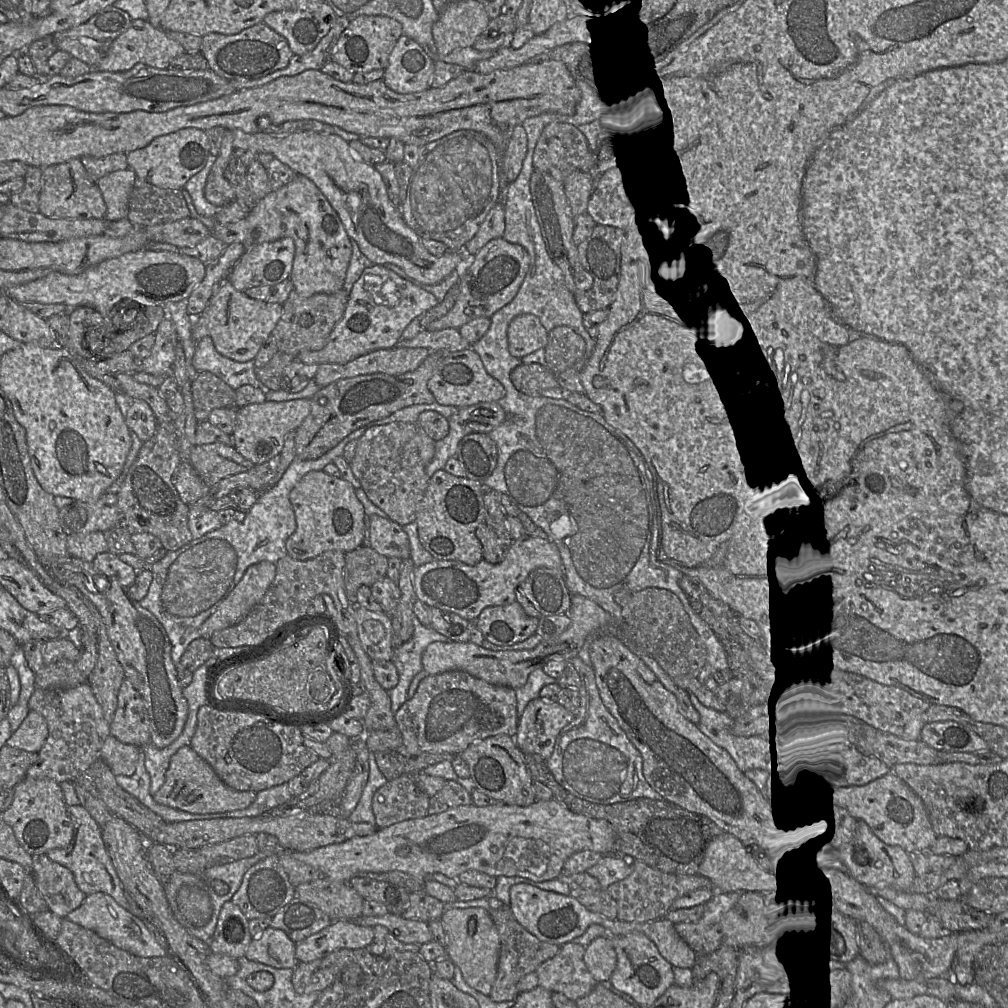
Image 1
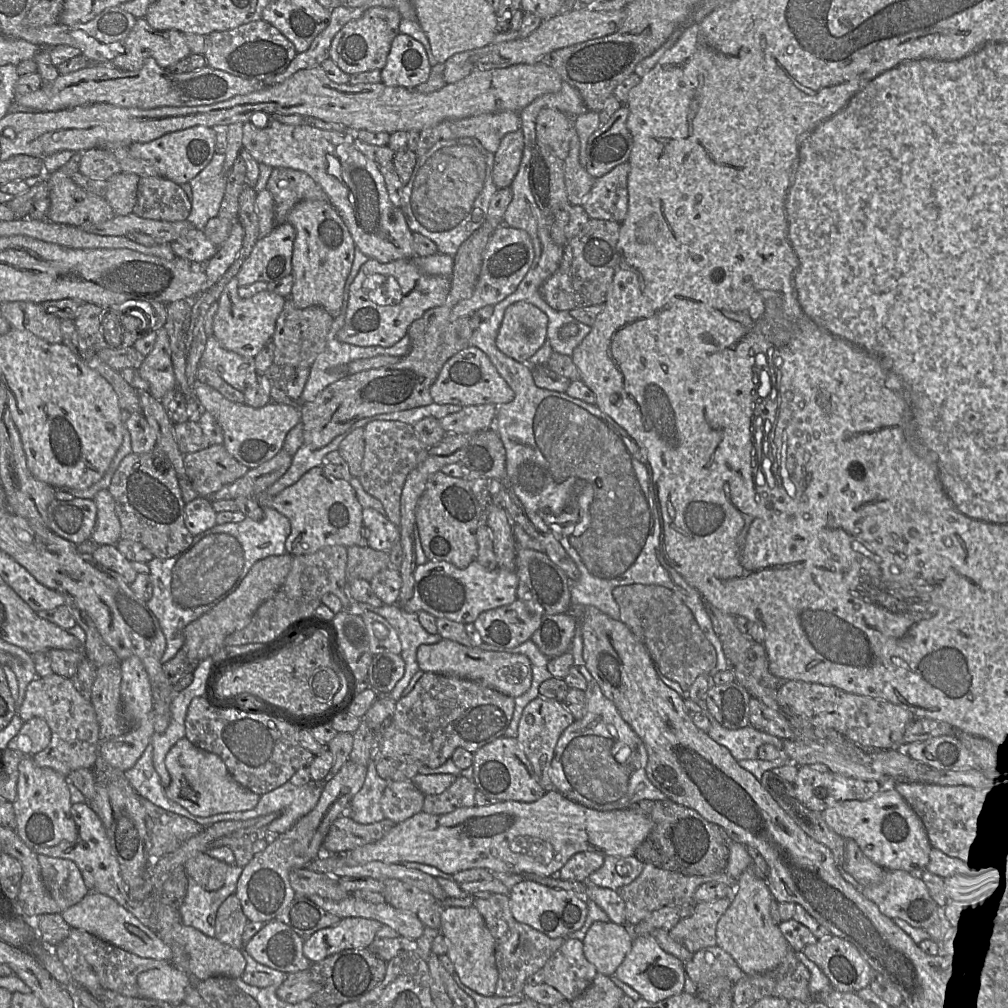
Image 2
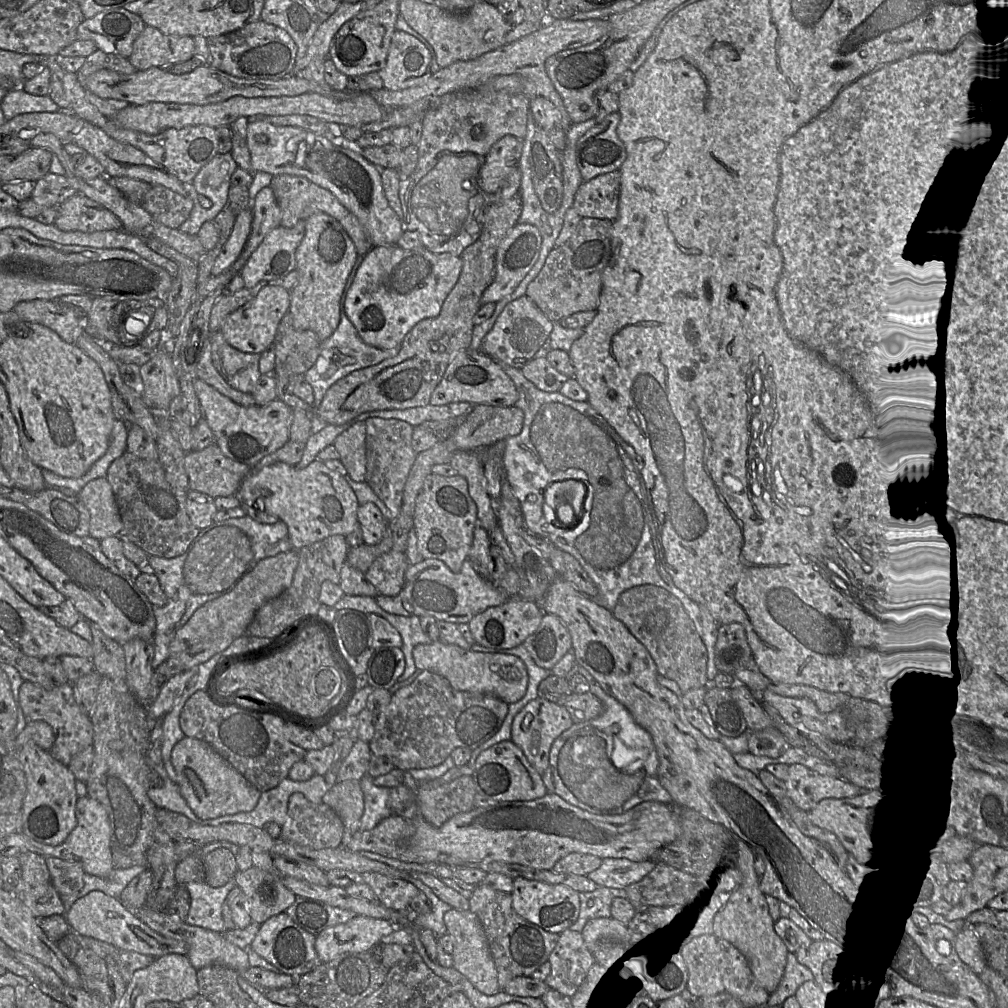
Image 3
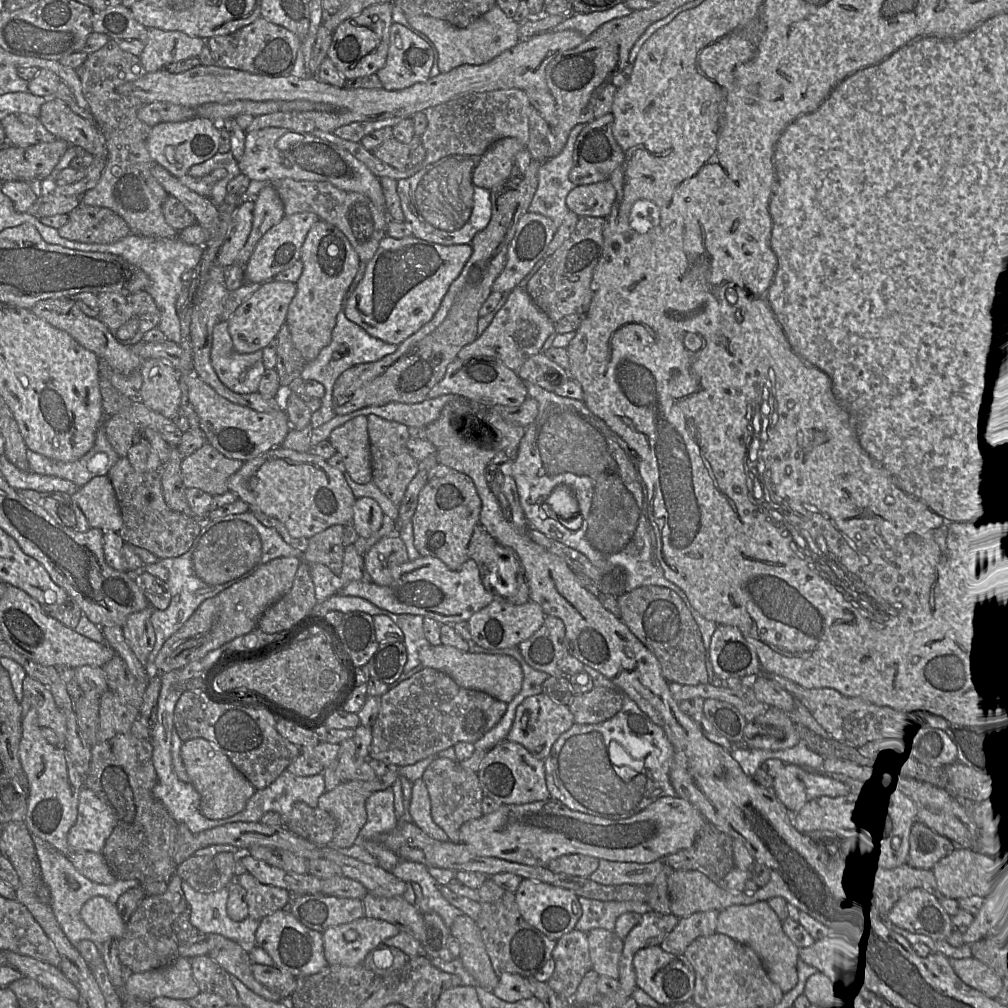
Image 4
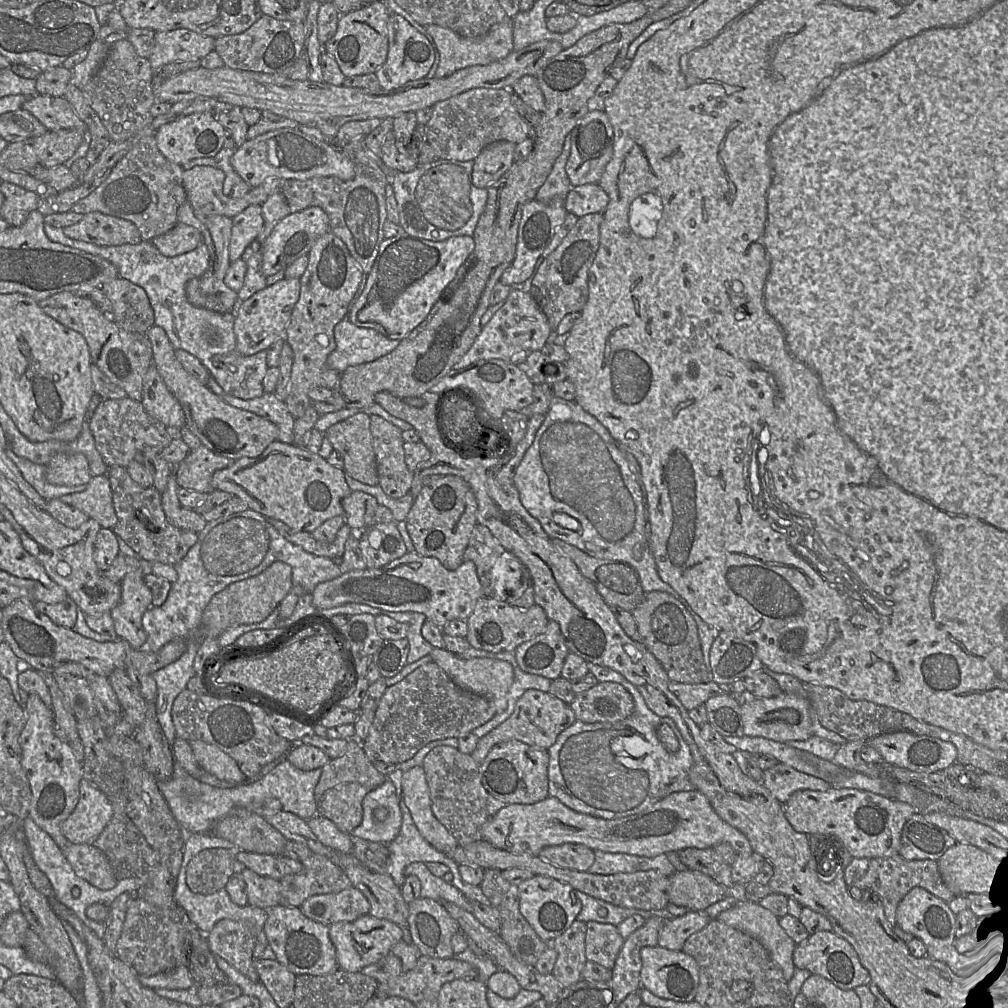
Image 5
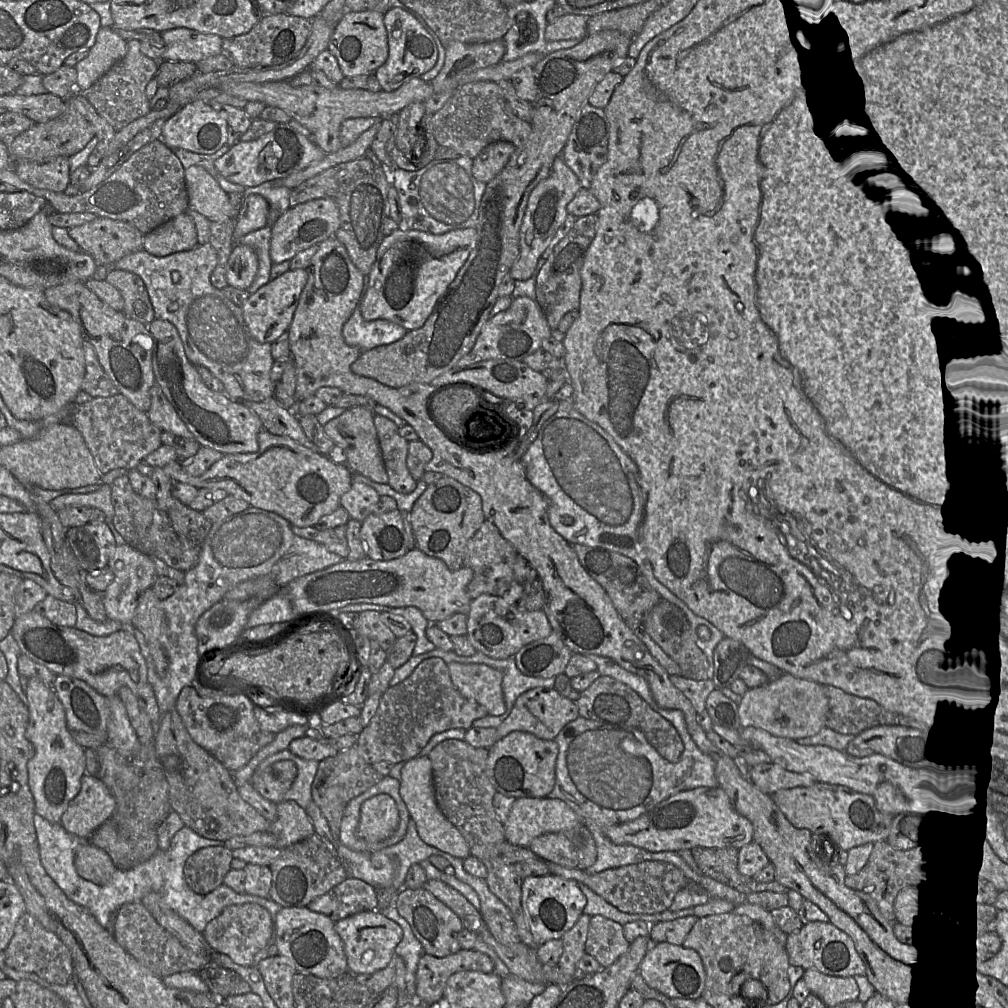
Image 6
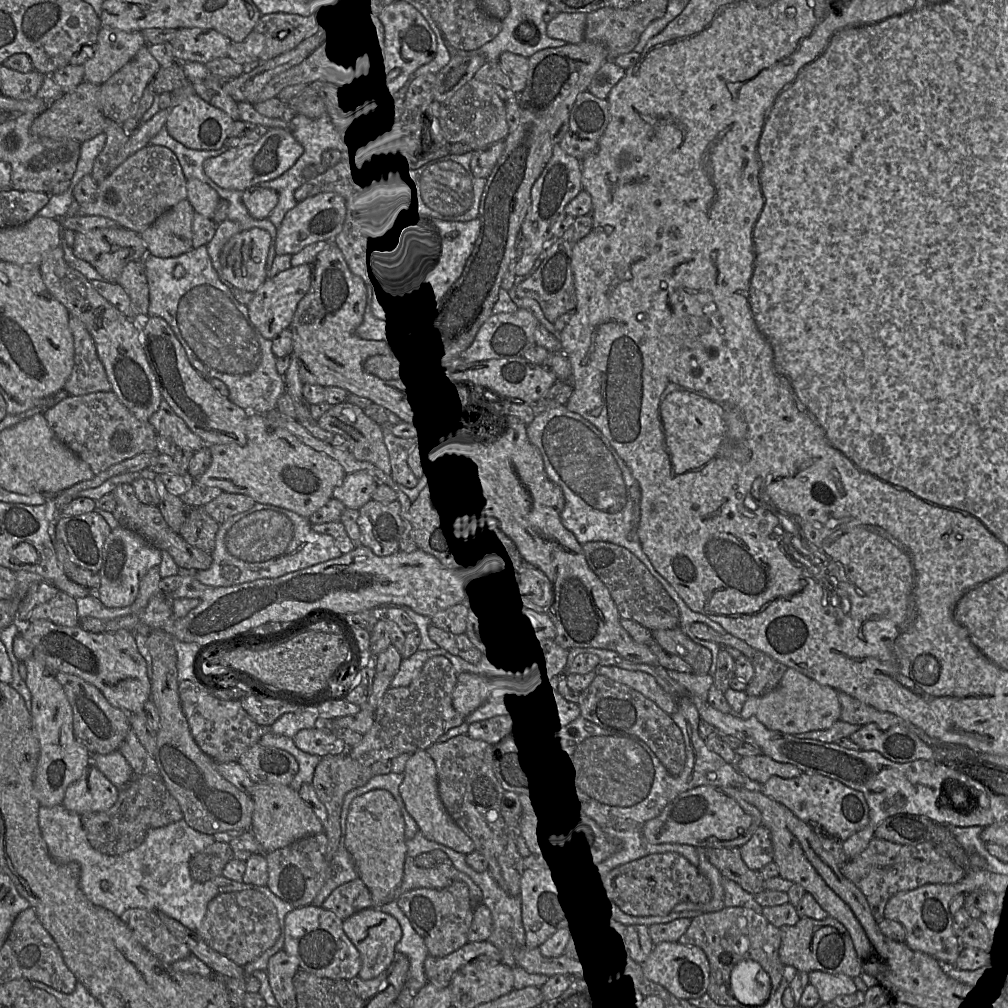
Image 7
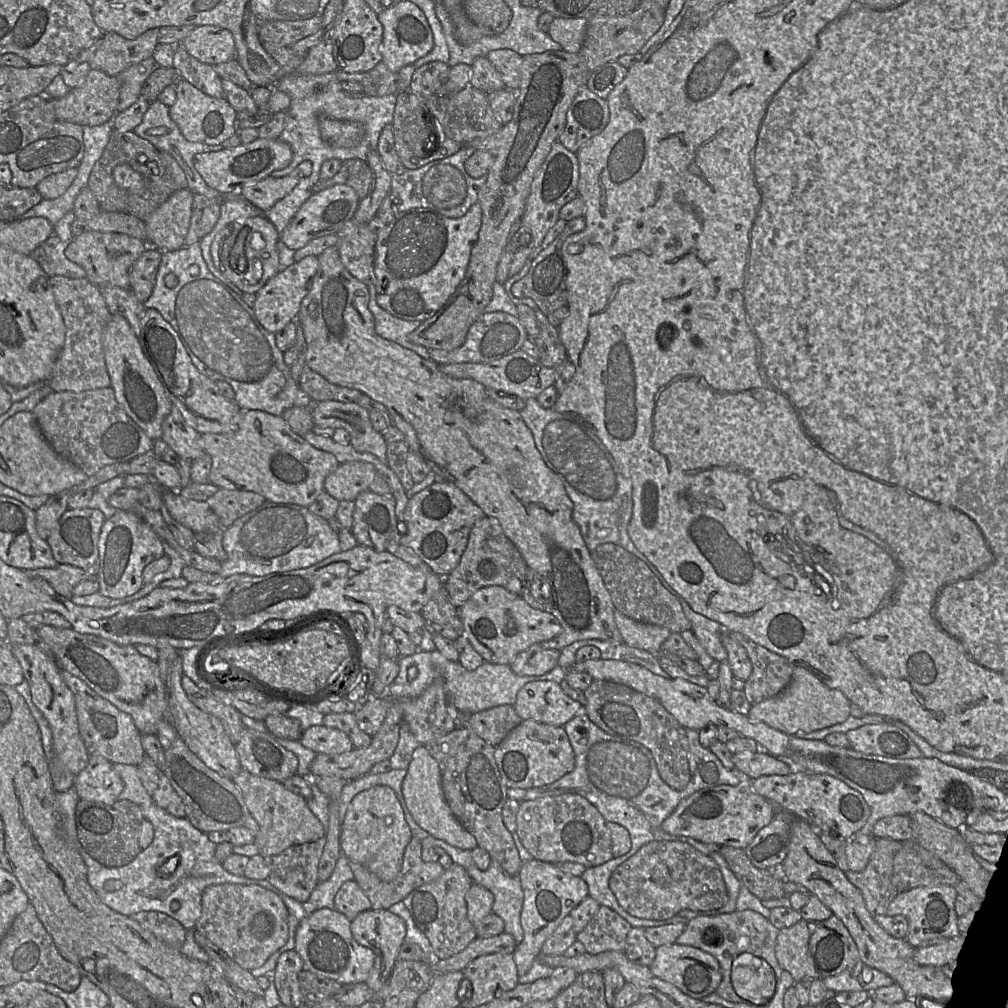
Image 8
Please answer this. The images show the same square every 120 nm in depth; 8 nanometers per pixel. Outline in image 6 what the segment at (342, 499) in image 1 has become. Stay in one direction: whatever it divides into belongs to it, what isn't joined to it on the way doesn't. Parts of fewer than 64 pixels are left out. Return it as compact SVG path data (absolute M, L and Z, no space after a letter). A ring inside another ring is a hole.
M264 428L258 433L257 440L259 449L256 453L225 454L200 476L187 473L177 460L166 464L163 470L172 481L187 483L198 489L225 490L228 495L274 512L297 527L314 526L322 516L340 506L340 497L352 484L351 471L346 464L334 463L327 455Z

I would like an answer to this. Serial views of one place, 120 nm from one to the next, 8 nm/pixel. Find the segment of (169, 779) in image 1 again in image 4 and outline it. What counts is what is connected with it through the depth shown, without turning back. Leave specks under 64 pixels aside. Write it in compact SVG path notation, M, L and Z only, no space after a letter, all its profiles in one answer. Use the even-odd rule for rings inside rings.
M204 738L184 741L181 758L191 784L201 797L200 811L208 819L222 819L241 812L255 793L255 787L218 747Z

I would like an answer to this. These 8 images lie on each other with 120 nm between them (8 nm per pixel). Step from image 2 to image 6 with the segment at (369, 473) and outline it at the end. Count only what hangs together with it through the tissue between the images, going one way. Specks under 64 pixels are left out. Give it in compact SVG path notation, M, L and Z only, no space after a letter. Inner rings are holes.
M374 414L373 420L388 484L399 493L411 493L418 481L412 477L406 465L409 442L398 434L398 426L390 419Z

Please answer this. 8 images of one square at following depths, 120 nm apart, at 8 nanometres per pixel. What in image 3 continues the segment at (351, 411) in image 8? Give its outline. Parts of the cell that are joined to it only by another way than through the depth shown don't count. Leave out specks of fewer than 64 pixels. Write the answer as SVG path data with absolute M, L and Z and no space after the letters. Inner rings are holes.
M358 421L342 432L334 444L339 459L345 466L348 476L355 482L366 479L366 424Z

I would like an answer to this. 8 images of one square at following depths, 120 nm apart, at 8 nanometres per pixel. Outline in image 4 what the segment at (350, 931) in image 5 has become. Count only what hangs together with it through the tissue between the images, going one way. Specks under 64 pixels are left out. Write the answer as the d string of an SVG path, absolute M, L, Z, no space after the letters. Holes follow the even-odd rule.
M367 916L331 926L322 933L325 959L330 965L363 964L370 952L384 946L384 940L399 932L395 925Z

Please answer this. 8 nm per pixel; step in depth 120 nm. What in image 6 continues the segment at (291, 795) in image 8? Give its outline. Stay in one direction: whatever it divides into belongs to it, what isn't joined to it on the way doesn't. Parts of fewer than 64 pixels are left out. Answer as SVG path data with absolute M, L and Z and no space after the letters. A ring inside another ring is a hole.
M283 800L277 804L277 818L269 831L277 837L277 848L284 849L315 833L305 809L295 801Z

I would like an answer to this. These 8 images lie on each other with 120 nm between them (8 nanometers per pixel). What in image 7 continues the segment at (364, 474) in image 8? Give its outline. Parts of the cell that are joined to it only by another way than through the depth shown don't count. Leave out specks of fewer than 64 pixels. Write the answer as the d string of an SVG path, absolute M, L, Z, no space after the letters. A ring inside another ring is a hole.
M365 471L346 474L342 483L333 490L333 498L341 501L346 508L359 510L363 505L372 499L377 485L378 483L375 478Z

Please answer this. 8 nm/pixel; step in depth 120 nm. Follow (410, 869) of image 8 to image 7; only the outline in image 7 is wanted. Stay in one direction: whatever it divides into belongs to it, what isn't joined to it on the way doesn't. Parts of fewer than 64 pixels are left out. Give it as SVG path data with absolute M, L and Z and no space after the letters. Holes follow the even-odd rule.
M406 855L404 874L401 884L392 892L384 893L380 890L369 890L375 908L391 901L396 901L402 894L417 888L443 889L451 884L452 880L442 874L436 867L418 867L414 858Z

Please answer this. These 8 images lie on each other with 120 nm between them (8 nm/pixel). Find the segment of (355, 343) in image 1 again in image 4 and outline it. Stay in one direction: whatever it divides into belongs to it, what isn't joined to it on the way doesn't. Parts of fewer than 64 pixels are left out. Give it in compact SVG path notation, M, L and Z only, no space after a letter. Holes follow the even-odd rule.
M386 235L372 259L366 263L362 280L345 302L346 318L369 335L388 344L399 345L433 318L451 283L459 276L472 252L471 243L441 245L415 236L395 239Z

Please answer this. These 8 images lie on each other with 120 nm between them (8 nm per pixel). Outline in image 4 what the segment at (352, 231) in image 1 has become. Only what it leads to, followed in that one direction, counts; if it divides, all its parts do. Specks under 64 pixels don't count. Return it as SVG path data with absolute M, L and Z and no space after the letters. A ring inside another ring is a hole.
M277 127L246 133L245 150L238 165L241 173L251 180L266 183L284 178L296 181L326 181L341 190L364 194L378 208L386 210L386 200L379 178L350 152L312 133L298 133Z

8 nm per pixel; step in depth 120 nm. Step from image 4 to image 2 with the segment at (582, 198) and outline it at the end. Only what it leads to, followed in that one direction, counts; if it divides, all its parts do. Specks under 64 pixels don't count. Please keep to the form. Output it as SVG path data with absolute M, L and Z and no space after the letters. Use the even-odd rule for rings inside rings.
M622 163L594 184L586 197L583 208L593 219L615 221L621 224L628 212L628 175L630 165Z

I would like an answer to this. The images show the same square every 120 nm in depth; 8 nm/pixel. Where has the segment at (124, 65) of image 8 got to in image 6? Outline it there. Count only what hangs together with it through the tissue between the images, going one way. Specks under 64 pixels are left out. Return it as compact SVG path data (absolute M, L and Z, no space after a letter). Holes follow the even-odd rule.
M101 27L88 56L75 66L76 92L87 91L112 66L122 60L127 51L127 41L114 30L114 27Z

